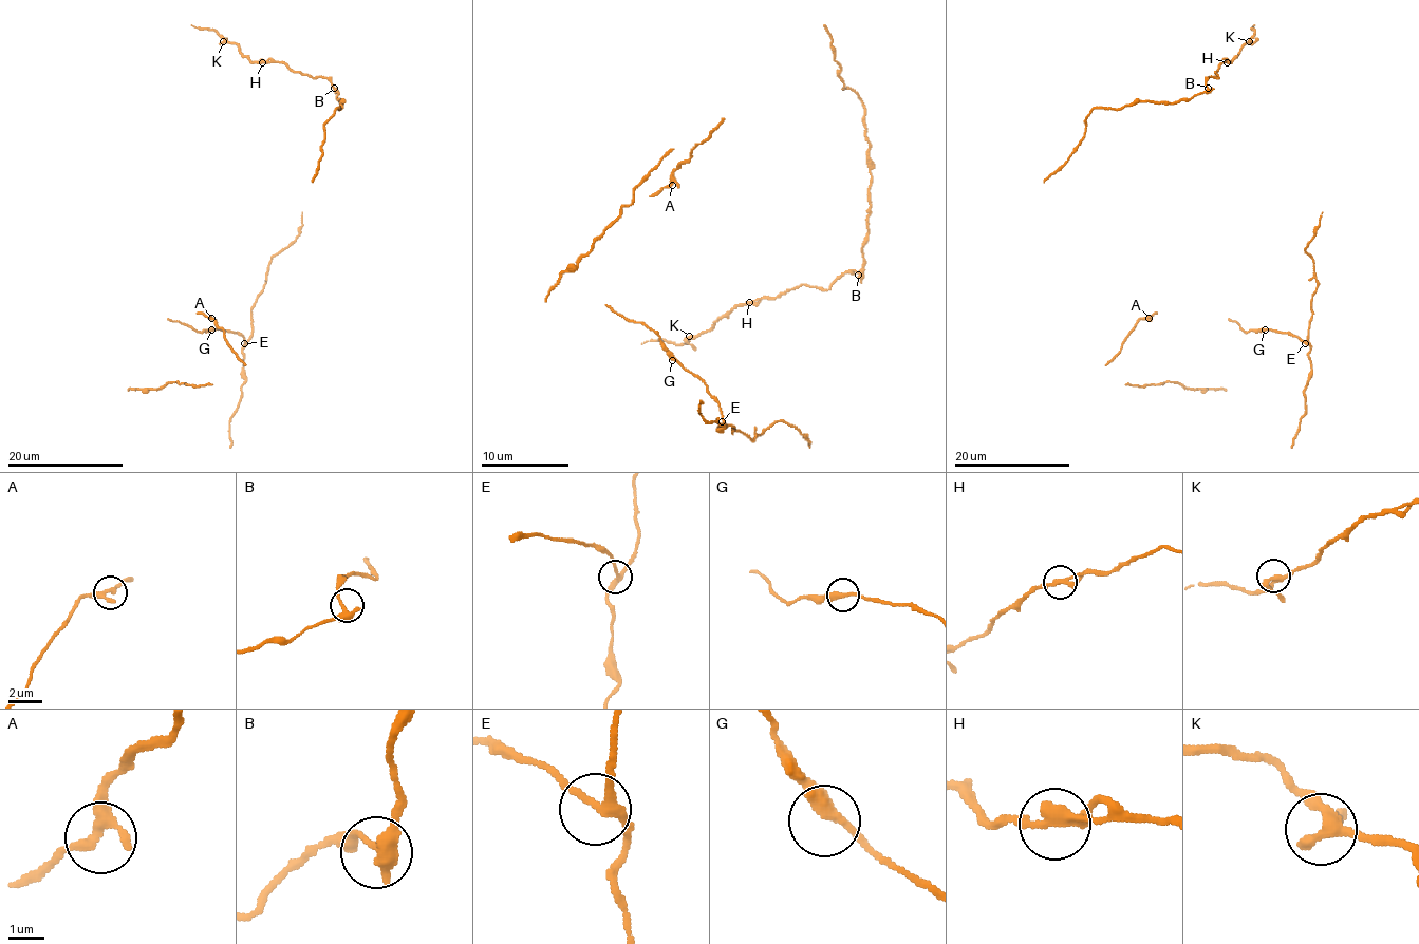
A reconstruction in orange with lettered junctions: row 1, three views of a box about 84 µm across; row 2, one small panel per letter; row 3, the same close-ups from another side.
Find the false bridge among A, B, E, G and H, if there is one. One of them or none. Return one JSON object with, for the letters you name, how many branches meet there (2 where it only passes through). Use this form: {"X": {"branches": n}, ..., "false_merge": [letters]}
{"false_merge": []}

